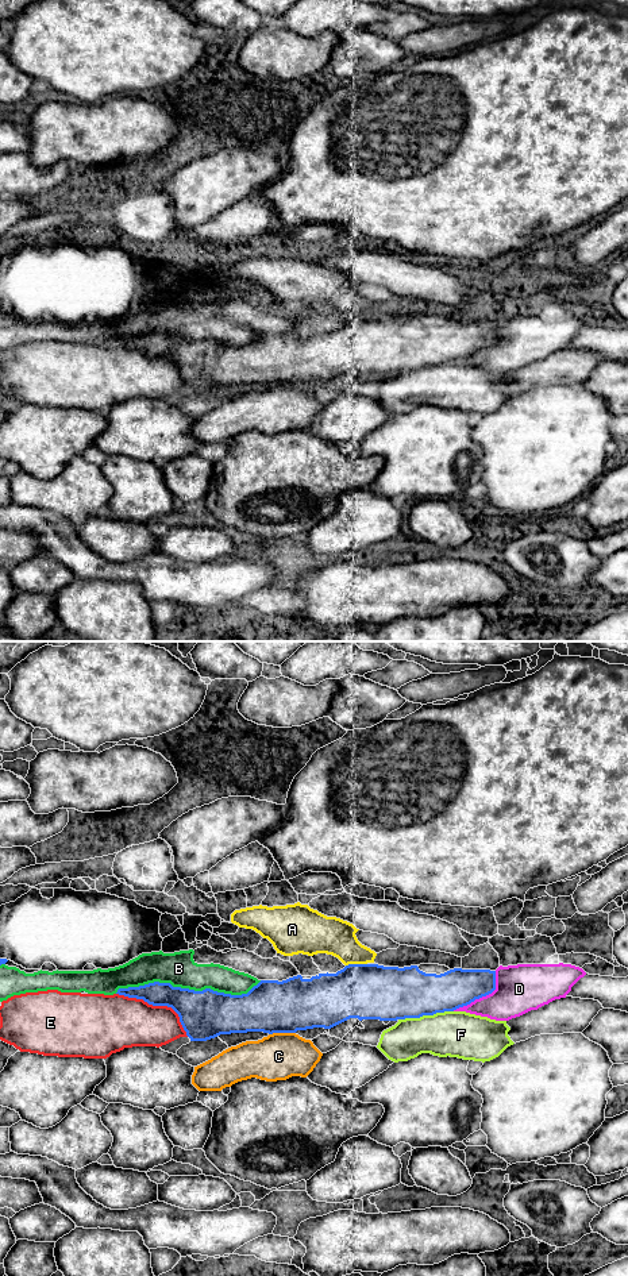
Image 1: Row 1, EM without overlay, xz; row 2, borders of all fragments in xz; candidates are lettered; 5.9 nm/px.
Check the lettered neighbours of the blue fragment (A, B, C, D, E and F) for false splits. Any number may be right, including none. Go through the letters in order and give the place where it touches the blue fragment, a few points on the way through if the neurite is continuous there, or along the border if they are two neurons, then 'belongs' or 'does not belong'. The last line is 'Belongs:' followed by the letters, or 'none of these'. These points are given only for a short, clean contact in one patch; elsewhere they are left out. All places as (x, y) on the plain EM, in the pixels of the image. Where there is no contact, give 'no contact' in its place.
A: xz (355, 316) | does not belong
B: xz (188, 340) | does not belong
C: xz (281, 384) | does not belong
D: xz (482, 347) | does not belong
E: xz (158, 357) | does not belong
F: xz (426, 366) | does not belong
Belongs: none of these

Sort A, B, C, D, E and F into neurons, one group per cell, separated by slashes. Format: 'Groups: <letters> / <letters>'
Groups: A / B / C / D / E / F

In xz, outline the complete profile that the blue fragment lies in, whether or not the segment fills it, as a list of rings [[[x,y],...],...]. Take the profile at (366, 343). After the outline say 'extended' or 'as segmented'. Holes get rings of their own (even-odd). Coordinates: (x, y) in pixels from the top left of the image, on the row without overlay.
[[[348,316],[336,325],[319,325],[311,331],[301,327],[286,332],[261,332],[247,346],[231,347],[211,340],[194,343],[173,339],[170,335],[149,335],[139,339],[119,340],[116,346],[128,350],[143,351],[153,358],[172,359],[180,369],[180,374],[190,393],[207,393],[220,386],[263,383],[263,385],[296,385],[313,379],[331,381],[350,370],[397,373],[420,370],[436,365],[454,363],[467,358],[475,351],[486,348],[496,342],[496,323],[454,320],[444,325],[425,325],[417,317],[384,319],[378,316]]]; as segmented

